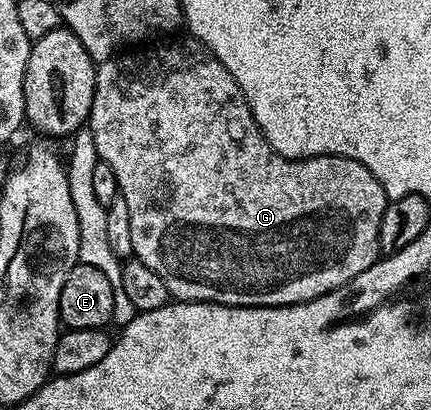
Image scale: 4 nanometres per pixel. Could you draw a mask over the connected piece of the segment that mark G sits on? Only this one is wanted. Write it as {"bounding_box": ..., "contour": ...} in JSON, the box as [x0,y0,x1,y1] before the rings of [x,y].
{"bounding_box":[89,42,389,306],"contour":[[[171,42],[168,46],[155,45],[159,44],[151,44],[134,52],[123,52],[108,62],[98,63],[89,129],[99,153],[99,161],[113,168],[113,176],[117,176],[119,185],[119,197],[129,204],[134,257],[153,268],[153,272],[165,280],[165,288],[172,299],[181,302],[216,302],[222,306],[292,306],[349,285],[354,278],[361,276],[361,272],[379,261],[381,216],[389,199],[369,168],[357,164],[357,160],[332,154],[298,160],[281,156],[268,144],[261,128],[255,123],[253,112],[237,80],[233,80],[231,73],[204,46],[186,46],[183,42]]]}

